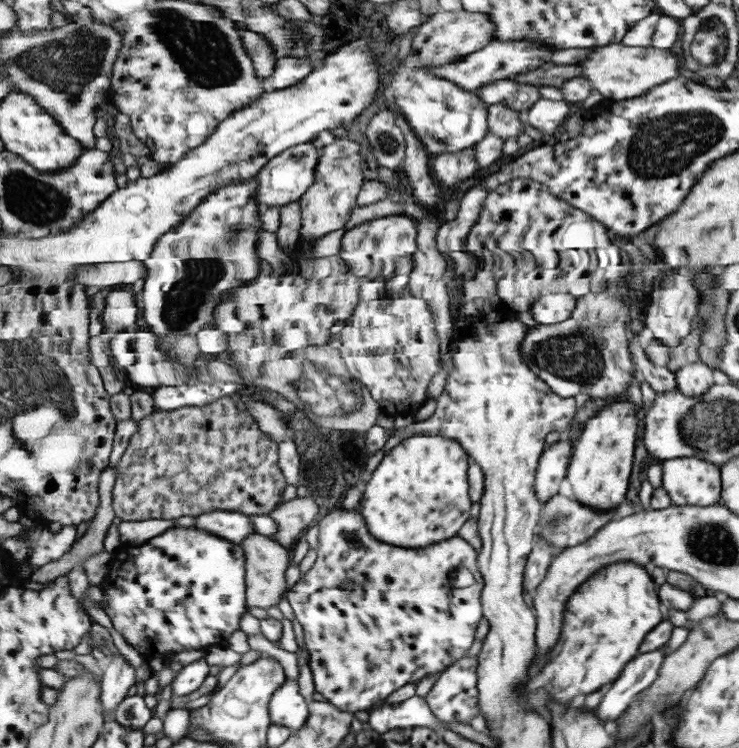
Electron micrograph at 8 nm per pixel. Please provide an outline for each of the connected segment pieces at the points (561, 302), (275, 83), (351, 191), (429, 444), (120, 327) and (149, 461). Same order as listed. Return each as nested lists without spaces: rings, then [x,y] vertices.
[[[553,293],[542,296],[531,308],[533,319],[541,325],[562,323],[571,318],[578,298],[569,293]]]
[[[281,57],[276,62],[274,73],[266,80],[270,90],[283,90],[303,82],[313,70],[311,59]]]
[[[341,138],[337,139],[334,146],[321,151],[315,181],[299,200],[302,206],[300,241],[316,241],[329,232],[347,226],[349,216],[353,214],[353,208],[358,204],[358,194],[365,184],[361,170],[361,162],[365,161],[358,153],[360,148],[355,142]]]
[[[415,436],[395,446],[375,470],[360,511],[369,530],[377,540],[405,548],[431,547],[433,543],[451,539],[471,518],[470,482],[468,471],[473,461],[460,442],[446,436]]]
[[[129,287],[110,289],[105,300],[101,319],[108,336],[135,329],[135,322],[139,318],[139,296],[136,293]]]
[[[225,396],[219,400],[213,401],[204,407],[186,406],[174,411],[156,410],[149,416],[142,418],[138,423],[138,429],[131,436],[117,467],[117,480],[114,486],[113,506],[116,515],[123,521],[144,521],[151,519],[171,520],[181,518],[181,516],[201,516],[214,510],[229,510],[231,512],[241,512],[247,516],[269,515],[281,502],[283,490],[288,481],[285,478],[284,471],[280,467],[280,444],[271,439],[254,417],[247,411],[242,411],[238,407],[238,402],[232,396]]]

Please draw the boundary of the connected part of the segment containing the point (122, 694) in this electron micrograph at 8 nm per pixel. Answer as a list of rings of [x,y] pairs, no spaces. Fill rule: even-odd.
[[[117,652],[109,655],[111,662],[107,665],[102,677],[102,695],[104,714],[112,714],[119,708],[119,704],[127,698],[127,692],[131,686],[135,686],[137,676],[135,668],[123,660],[123,656]]]

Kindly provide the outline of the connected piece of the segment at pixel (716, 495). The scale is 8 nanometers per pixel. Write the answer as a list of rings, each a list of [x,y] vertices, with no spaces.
[[[681,457],[667,459],[662,462],[661,488],[669,495],[673,505],[709,506],[720,500],[720,469],[713,463],[695,457]]]

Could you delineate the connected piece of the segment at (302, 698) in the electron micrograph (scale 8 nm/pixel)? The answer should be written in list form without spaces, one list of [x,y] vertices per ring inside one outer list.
[[[288,678],[270,703],[269,714],[273,724],[285,726],[294,732],[301,730],[310,716],[306,696],[307,691],[301,688],[299,681]]]

